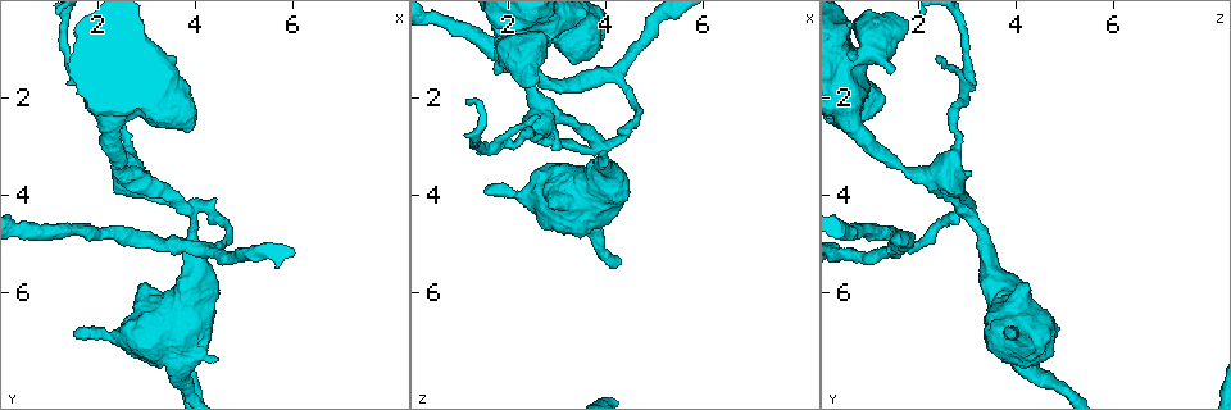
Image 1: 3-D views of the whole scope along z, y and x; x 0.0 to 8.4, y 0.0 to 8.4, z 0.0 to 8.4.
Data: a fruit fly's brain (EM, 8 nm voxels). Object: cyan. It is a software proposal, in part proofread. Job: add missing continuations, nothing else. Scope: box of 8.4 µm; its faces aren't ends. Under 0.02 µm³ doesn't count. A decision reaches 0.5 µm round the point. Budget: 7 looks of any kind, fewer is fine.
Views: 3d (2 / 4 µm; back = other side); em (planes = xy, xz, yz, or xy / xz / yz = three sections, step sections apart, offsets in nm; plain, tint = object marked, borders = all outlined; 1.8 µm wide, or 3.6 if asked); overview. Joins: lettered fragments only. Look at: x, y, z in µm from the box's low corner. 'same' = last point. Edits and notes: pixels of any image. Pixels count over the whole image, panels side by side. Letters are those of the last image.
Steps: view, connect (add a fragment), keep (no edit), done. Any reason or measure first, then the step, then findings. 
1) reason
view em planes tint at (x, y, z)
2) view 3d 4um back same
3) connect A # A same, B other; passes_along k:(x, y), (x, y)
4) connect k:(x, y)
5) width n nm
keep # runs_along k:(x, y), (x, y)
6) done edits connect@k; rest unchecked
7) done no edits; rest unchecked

three-way junction
view em planes borders at (3.80, 4.25, 2.95)

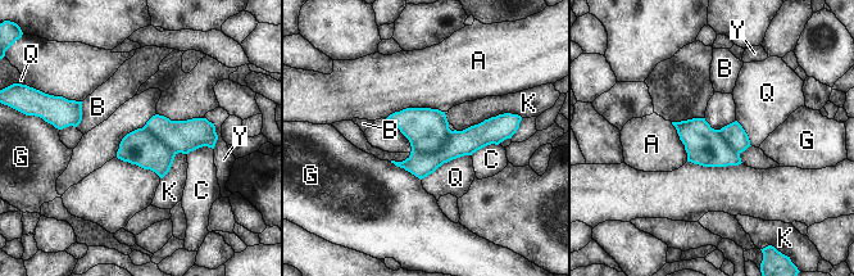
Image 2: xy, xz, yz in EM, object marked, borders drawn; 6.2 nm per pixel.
width 240 nm
keep # A other, B other, C other, G other, K other, Q other, Y other; border 2:(469, 154), (444, 162), (421, 179); none of them fits

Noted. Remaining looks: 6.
tapers out
view 3d 2um at (2.65, 1.20, 2.40)

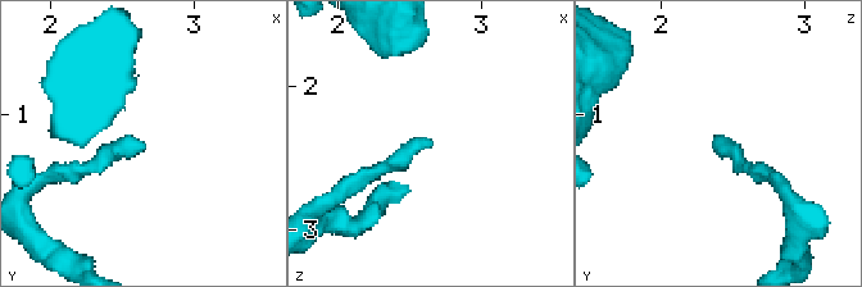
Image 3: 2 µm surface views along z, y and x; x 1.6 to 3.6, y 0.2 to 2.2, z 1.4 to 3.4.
view em xz step 16 tint at (2.68, 1.22, 2.40)

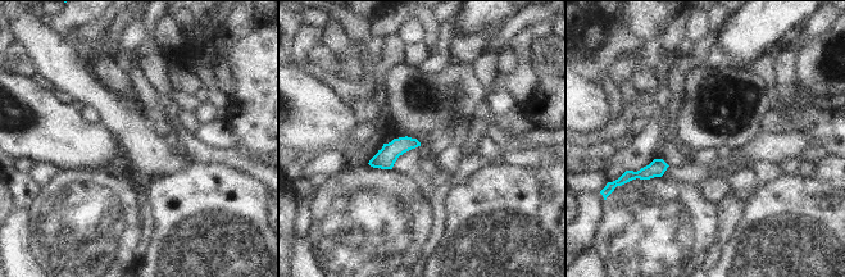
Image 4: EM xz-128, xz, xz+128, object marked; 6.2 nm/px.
cut it another way
view em planes borders same

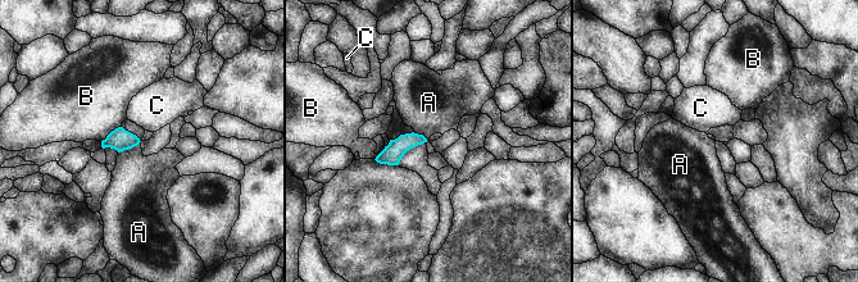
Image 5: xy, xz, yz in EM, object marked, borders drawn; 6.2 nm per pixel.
longest_contact B 170 nm
keep # A other, B other, C other; border 5:(140, 141), (118, 153); no lettered fragment goes on from it

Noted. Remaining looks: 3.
view em planes tint at (1.55, 6.95, 3.85)

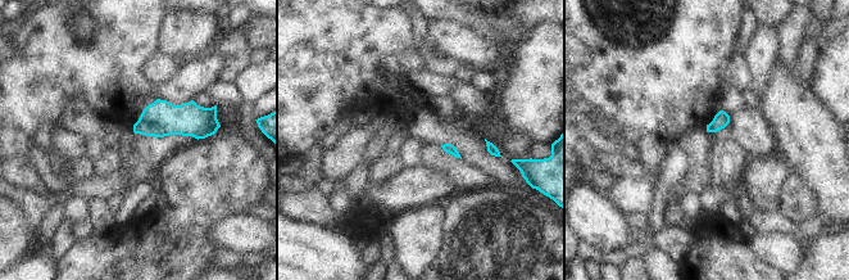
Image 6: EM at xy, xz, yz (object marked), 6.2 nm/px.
view em planes borders same

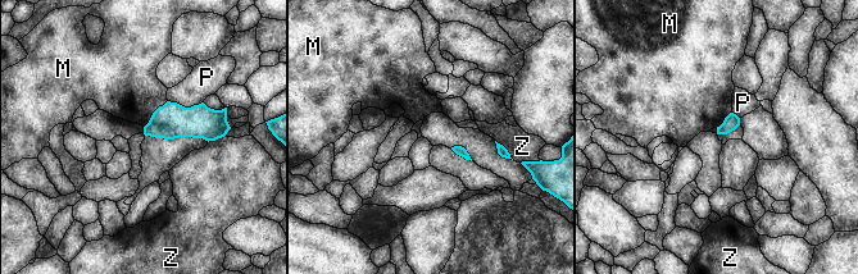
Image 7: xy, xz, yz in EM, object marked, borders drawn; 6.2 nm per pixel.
keep # M other, P other, Z other; no lettered fragment goes on from it

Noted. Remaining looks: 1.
done no edits; rest unchecked

